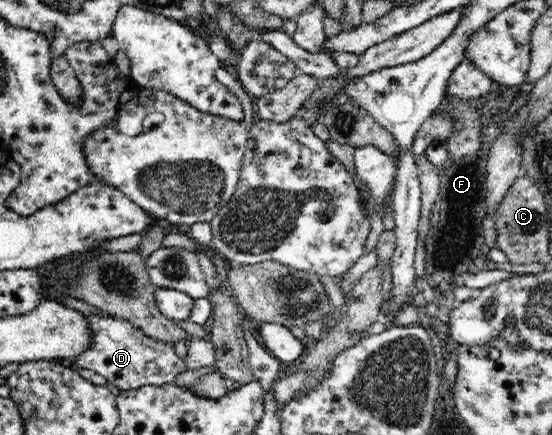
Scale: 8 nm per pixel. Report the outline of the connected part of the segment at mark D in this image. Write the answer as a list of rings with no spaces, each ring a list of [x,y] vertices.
[[[103,313],[101,316],[92,314],[87,322],[94,334],[94,346],[80,354],[78,358],[67,361],[75,368],[88,368],[96,374],[104,376],[107,382],[118,386],[121,391],[134,390],[146,385],[165,385],[172,382],[177,374],[186,370],[185,362],[176,355],[174,344],[163,344],[142,332],[126,319],[112,317]]]

